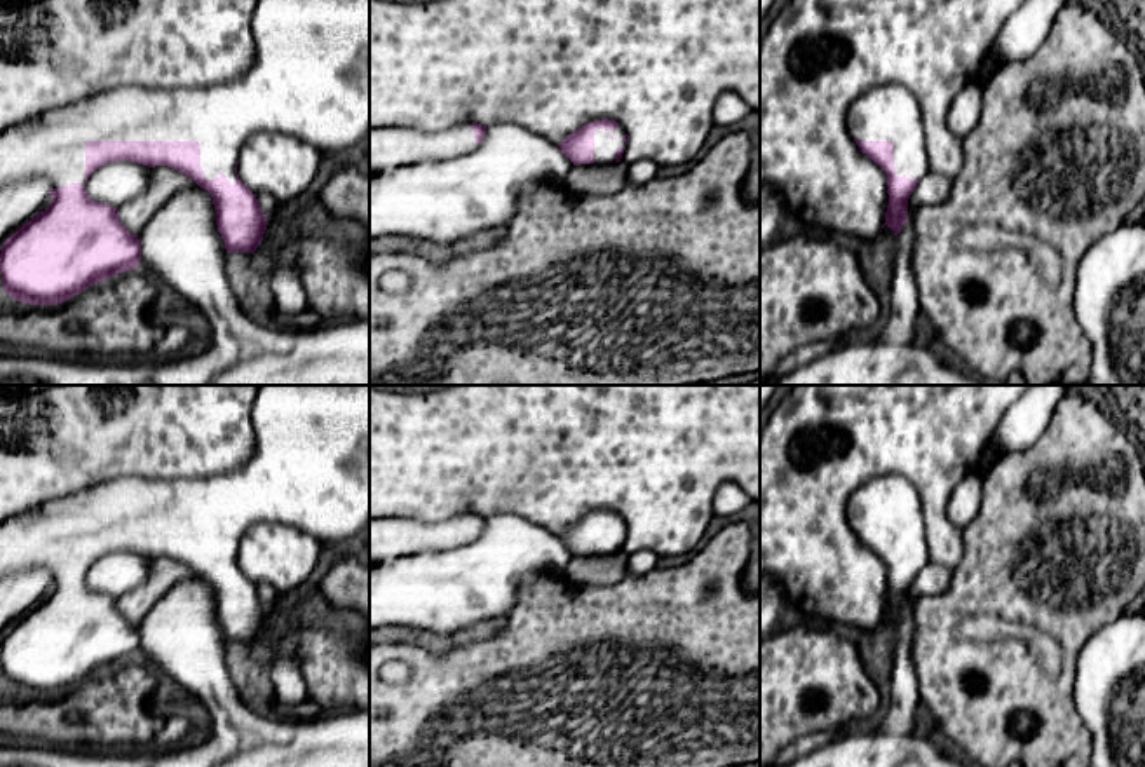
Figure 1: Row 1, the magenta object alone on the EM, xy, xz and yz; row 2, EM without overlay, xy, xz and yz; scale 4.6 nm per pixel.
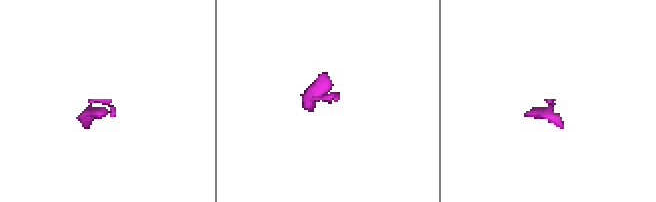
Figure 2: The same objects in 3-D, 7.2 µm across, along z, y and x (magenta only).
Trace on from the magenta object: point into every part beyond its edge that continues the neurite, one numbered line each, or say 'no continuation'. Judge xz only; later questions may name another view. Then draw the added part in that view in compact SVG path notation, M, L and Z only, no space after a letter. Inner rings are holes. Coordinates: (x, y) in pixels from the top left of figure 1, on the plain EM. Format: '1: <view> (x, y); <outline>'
1: xz (605, 541); M619 516L613 521L596 519L594 521L594 549L596 553L612 553L615 551L617 540L626 537L624 526L626 519Z

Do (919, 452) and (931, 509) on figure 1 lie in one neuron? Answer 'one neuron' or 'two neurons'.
one neuron

